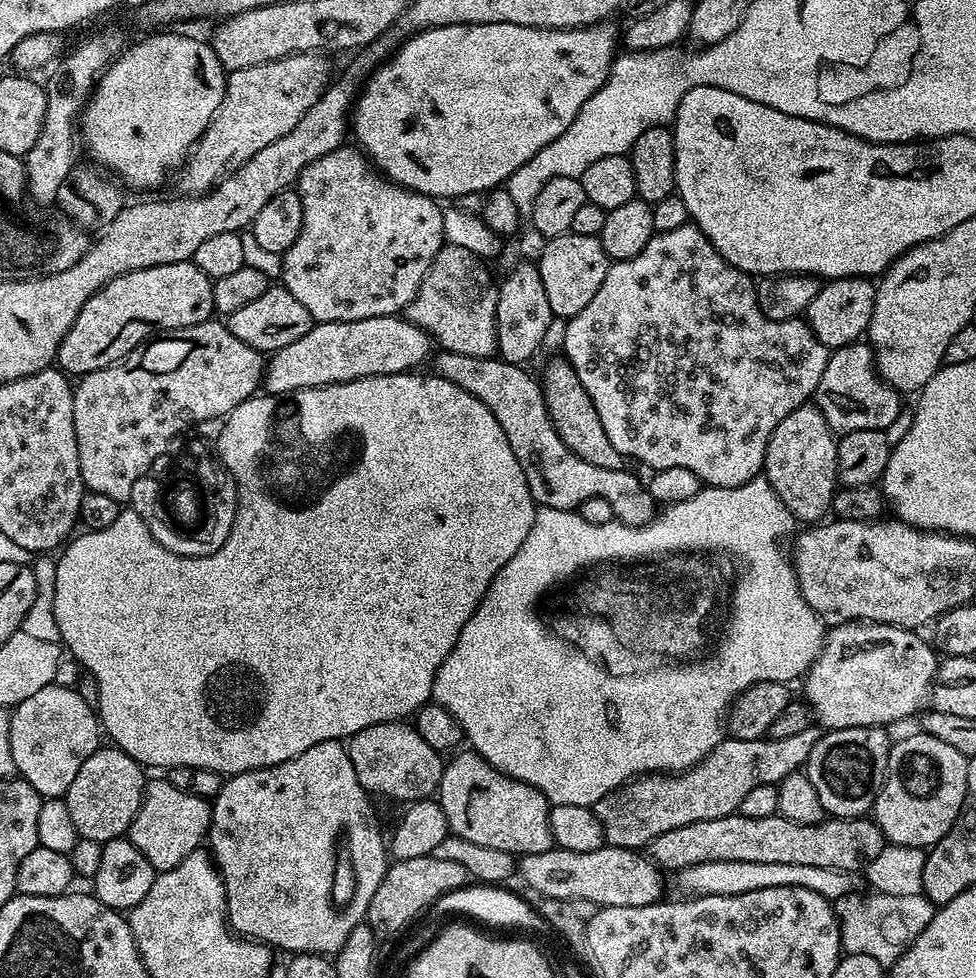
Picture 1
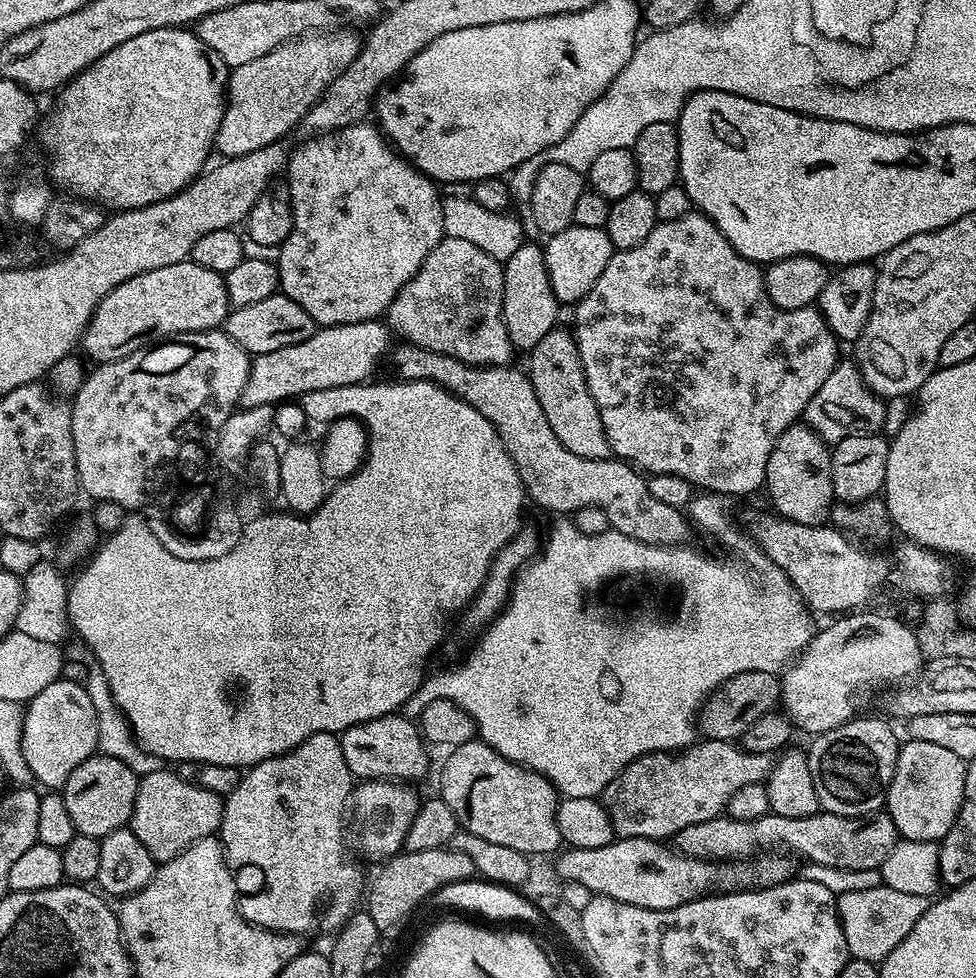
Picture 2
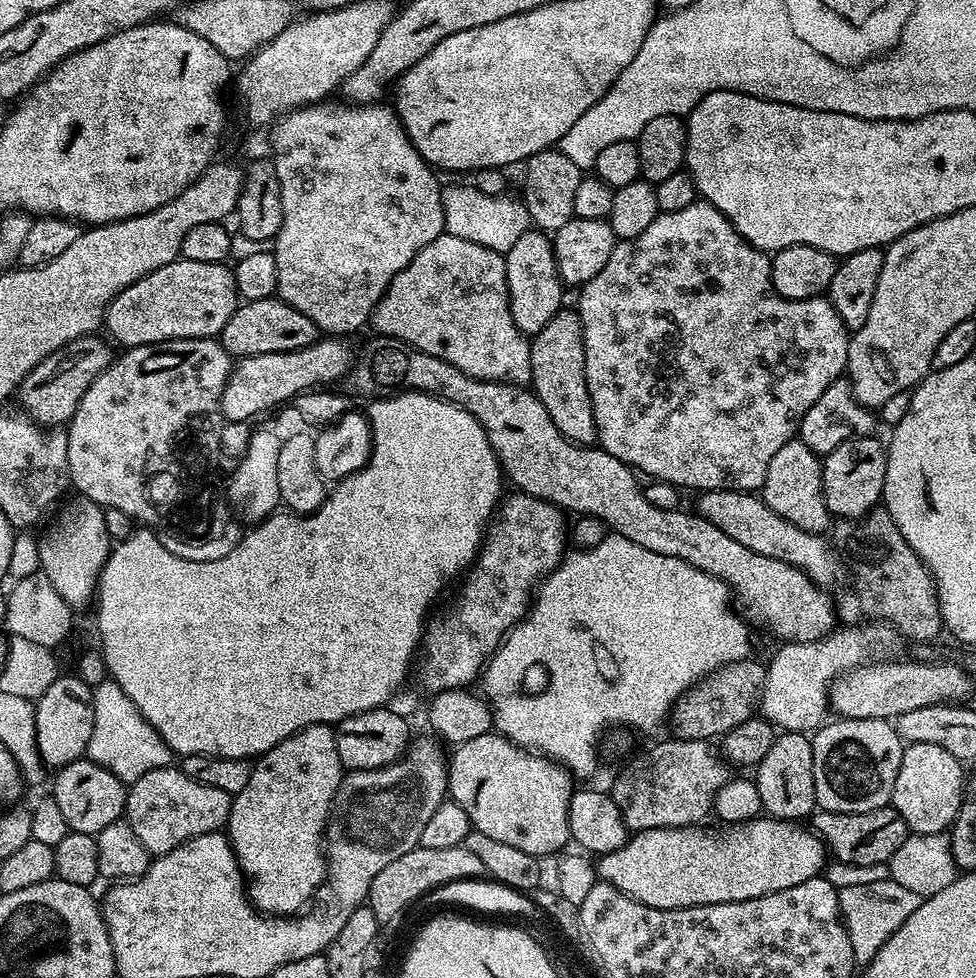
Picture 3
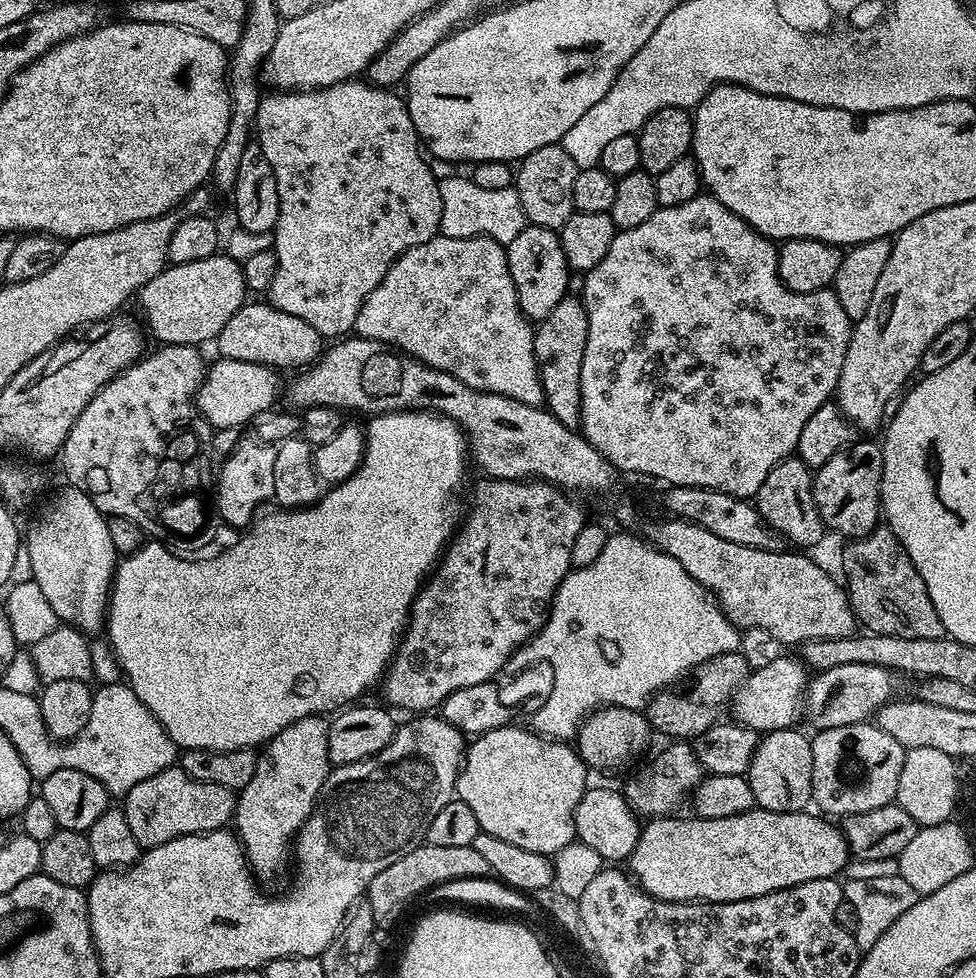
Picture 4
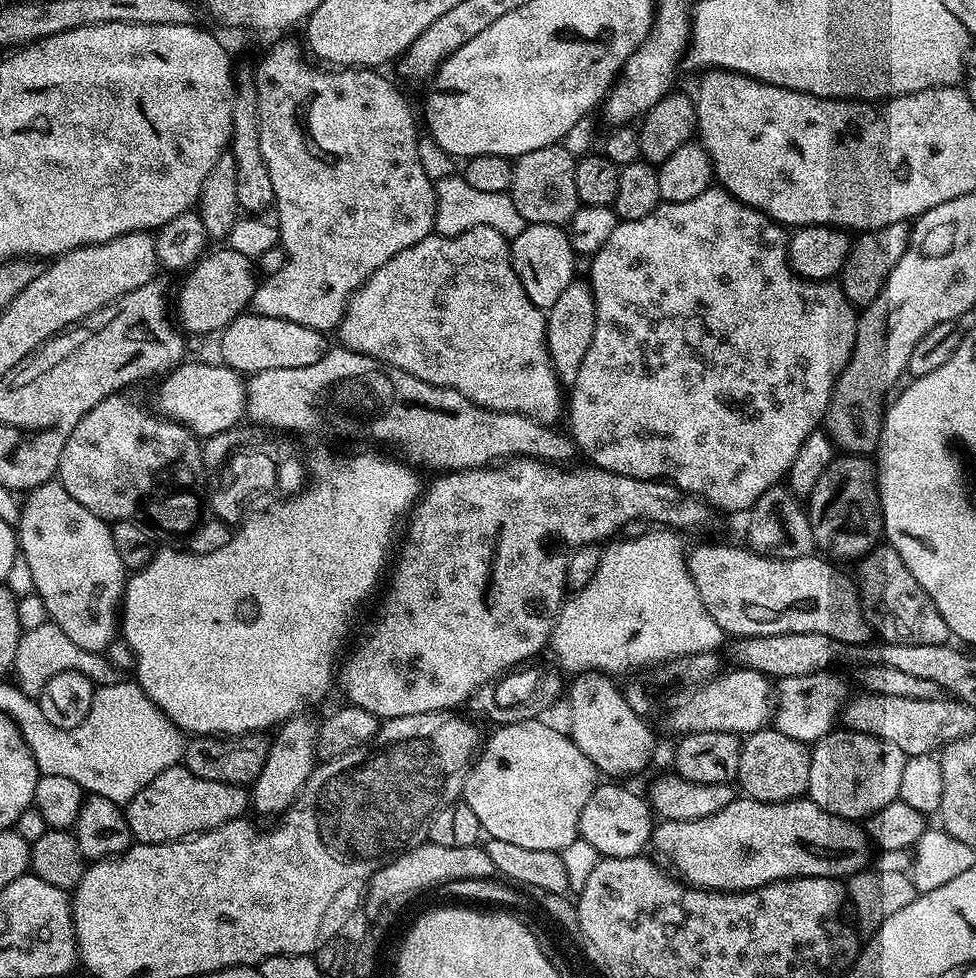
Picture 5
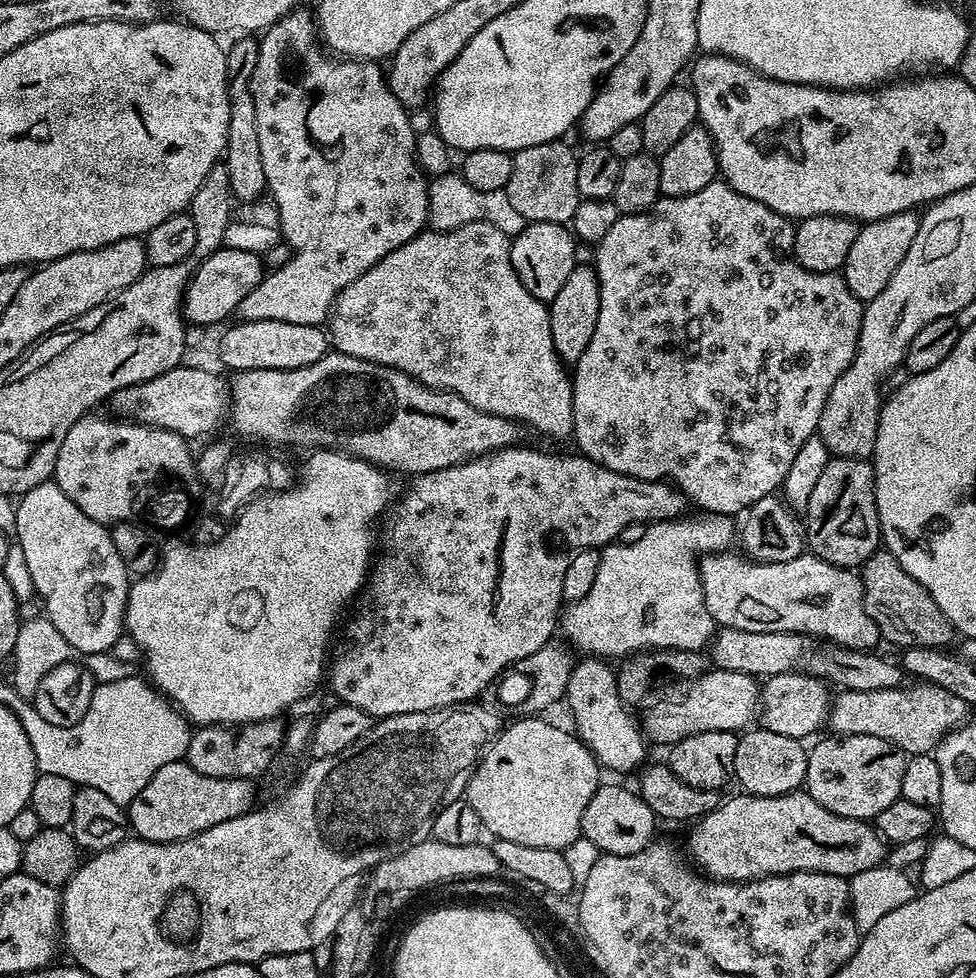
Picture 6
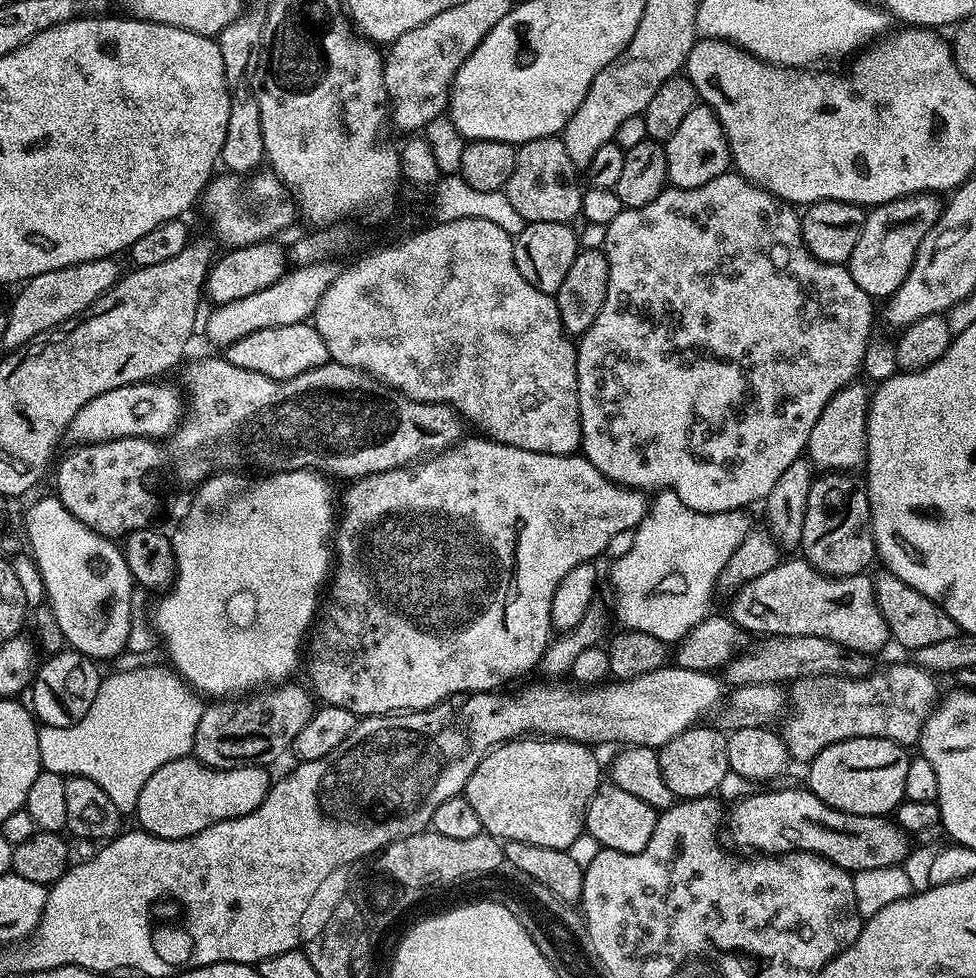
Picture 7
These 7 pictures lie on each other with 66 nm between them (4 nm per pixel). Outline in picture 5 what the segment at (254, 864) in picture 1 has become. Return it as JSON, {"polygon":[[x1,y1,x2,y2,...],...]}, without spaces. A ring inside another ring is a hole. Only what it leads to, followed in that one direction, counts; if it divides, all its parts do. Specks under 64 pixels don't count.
{"polygon":[[308,714,291,716,275,729,276,737,271,737,266,762,256,783,250,788,250,804,253,809,257,808,264,816,279,817,292,807,318,763,316,739,319,733,317,721,312,721]]}

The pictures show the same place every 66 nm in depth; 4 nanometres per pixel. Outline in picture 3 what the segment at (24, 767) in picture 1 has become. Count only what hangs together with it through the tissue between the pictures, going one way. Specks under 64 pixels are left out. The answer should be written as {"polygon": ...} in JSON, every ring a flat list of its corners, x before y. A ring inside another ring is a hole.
{"polygon":[[60,674,35,701,35,706,36,745,45,765,55,770,81,759,87,753,90,734,94,734,92,688,81,682,75,674]]}

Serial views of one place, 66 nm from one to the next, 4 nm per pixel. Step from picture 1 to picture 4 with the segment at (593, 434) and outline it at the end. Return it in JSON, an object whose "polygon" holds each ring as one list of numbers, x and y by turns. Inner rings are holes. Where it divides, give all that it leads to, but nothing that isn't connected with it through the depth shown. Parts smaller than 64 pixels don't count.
{"polygon":[[565,298,546,314,546,318,539,321,534,328,534,354,536,355,536,365,540,371,540,381,544,391,544,404,548,412,562,426,579,429,580,415,582,414,582,390,580,389,580,375,582,374,582,354,586,354,586,334,588,333,588,319,584,309,583,299]]}

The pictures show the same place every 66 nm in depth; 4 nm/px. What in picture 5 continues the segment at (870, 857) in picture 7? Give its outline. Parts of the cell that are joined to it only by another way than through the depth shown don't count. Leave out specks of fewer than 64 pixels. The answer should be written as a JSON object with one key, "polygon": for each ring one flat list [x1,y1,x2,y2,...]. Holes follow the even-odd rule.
{"polygon":[[734,798,730,806,724,806,718,814,710,814,710,818,698,818,690,822,660,820,653,827,650,844,672,863,671,871,684,884,709,892,751,892,754,888,799,876,849,878,865,871,870,864,870,841,865,829,857,821,830,814,822,810,822,806,811,802,791,800,770,804,749,798]]}

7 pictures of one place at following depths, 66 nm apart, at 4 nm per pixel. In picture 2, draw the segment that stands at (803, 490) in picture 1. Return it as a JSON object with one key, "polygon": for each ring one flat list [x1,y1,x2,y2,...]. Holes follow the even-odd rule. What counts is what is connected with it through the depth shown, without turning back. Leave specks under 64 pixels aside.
{"polygon":[[807,423,791,424,778,438,770,458,766,462,764,488,772,499,771,507,776,515,786,517,790,522,802,522,802,526,827,525,828,515,834,503,832,494,832,454,829,445]]}

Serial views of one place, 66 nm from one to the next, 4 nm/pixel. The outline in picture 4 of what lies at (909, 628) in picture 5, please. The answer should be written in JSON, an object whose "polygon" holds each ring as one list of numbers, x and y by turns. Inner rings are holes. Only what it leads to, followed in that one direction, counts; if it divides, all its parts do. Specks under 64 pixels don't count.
{"polygon":[[877,526,870,534,857,536,844,548,840,556,840,568,844,571,842,584,852,604,852,613,861,625,864,624,869,633,877,636,893,636,894,638,930,638,943,640,946,633,942,626,942,618,938,618,938,610,934,610,934,602,930,602,930,594,926,590,926,582,922,582,922,574,910,562,902,542,887,526]]}

